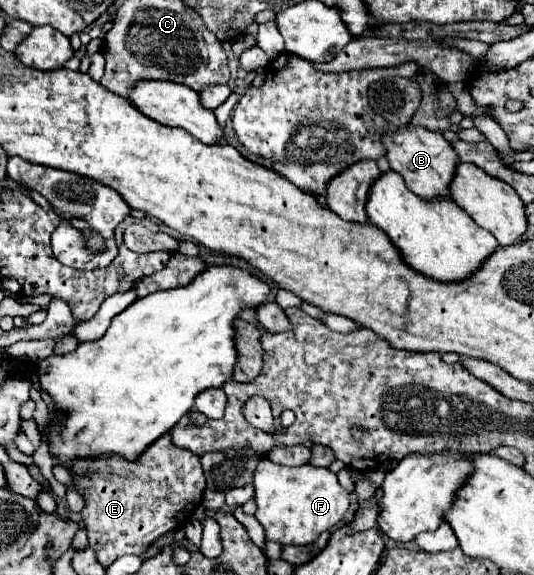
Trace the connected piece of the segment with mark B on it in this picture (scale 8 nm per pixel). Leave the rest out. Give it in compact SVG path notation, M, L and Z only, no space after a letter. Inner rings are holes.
M406 125L400 129L388 129L382 135L382 143L386 147L386 159L390 163L390 169L400 173L406 181L406 185L420 197L432 199L432 197L448 197L448 185L454 175L454 167L458 163L458 155L454 147L442 137L438 131L430 131L426 127L414 127Z

